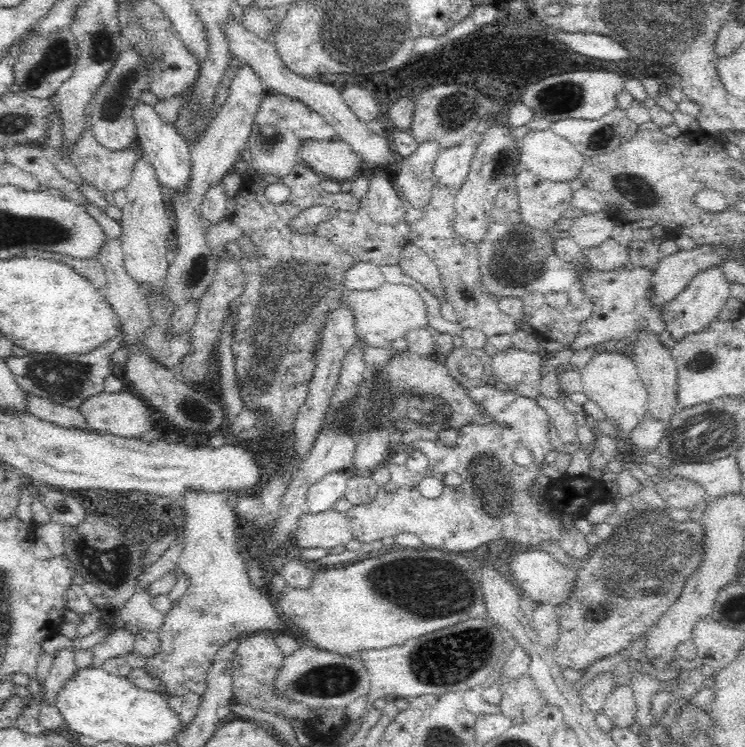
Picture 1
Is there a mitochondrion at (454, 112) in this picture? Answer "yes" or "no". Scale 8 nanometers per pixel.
yes

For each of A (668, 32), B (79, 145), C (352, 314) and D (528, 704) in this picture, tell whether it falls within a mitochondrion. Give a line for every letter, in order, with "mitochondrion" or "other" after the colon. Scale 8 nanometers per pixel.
A: mitochondrion
B: other
C: other
D: other

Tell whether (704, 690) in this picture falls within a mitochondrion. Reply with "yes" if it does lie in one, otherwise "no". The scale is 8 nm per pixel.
no

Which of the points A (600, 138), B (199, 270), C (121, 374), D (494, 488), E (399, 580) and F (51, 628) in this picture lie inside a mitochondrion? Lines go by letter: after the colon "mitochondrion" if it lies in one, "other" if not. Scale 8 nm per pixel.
A: mitochondrion
B: mitochondrion
C: other
D: mitochondrion
E: mitochondrion
F: other

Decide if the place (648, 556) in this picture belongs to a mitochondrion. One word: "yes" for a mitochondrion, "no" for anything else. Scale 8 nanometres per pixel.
yes

